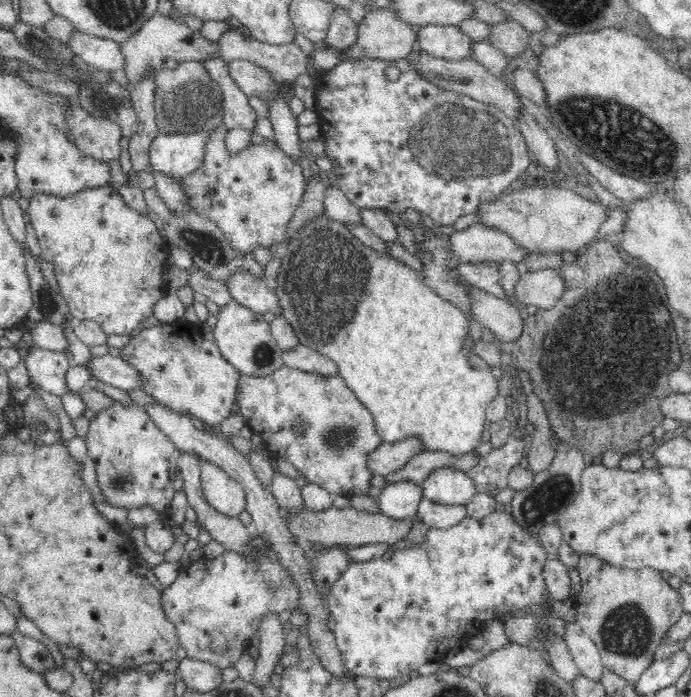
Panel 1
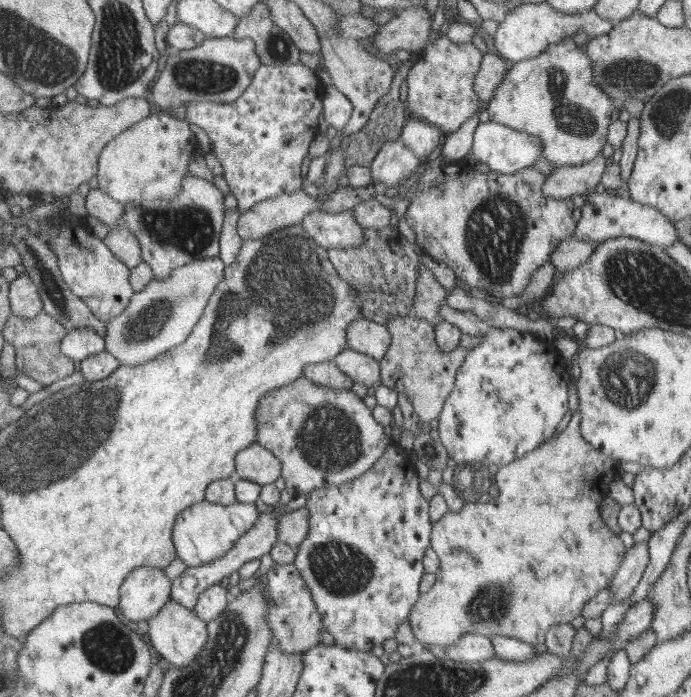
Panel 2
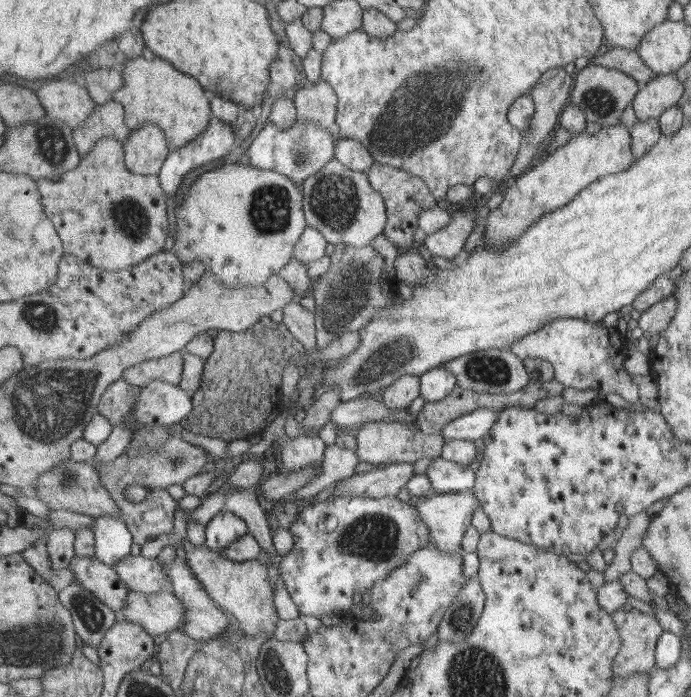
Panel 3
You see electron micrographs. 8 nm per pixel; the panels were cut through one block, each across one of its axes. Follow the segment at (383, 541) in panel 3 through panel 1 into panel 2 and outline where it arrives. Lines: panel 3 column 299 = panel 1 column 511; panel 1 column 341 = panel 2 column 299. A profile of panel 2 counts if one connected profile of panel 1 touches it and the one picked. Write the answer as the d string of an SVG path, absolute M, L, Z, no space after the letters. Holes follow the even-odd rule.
M268 563L268 573L265 579L268 582L269 599L274 602L268 606L267 621L271 626L271 650L279 648L285 654L306 654L308 650L322 645L321 630L327 630L323 624L323 616L316 607L315 598L308 588L304 578L299 574L295 564Z

